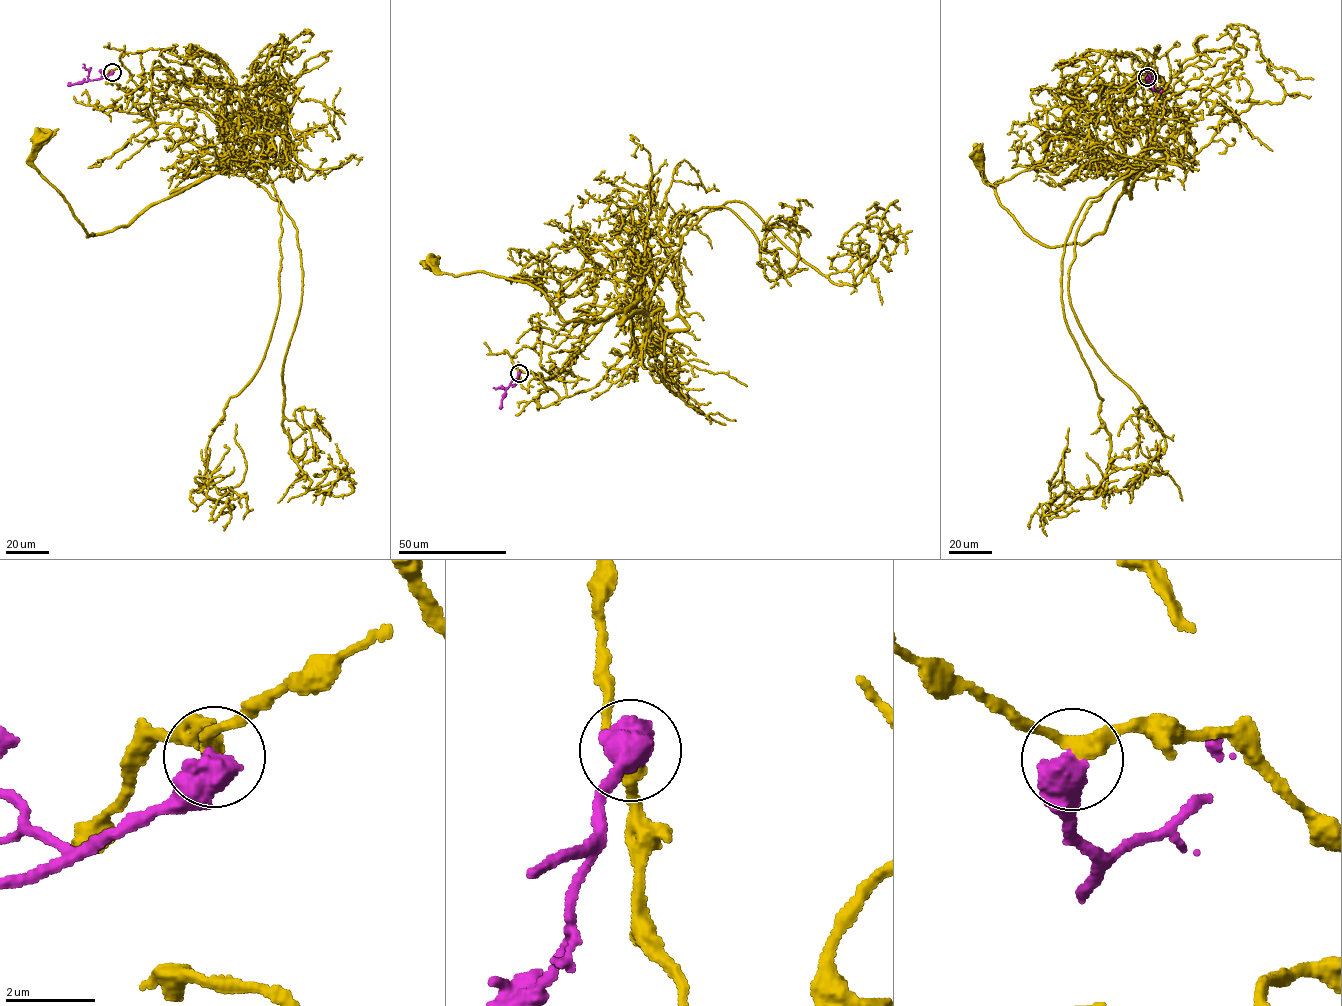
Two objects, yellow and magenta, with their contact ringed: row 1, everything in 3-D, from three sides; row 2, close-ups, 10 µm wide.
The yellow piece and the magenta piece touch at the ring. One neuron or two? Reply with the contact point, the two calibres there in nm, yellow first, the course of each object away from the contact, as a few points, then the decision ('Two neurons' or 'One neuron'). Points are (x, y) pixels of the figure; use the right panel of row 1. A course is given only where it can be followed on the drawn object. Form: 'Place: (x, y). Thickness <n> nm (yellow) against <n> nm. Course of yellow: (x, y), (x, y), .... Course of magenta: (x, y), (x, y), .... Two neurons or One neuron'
Place: (1147, 77). Thickness 280 nm (yellow) against 700 nm. Course of yellow: (1147, 78), (1167, 92), (1122, 132), (1127, 180), (1103, 231), (1084, 242), (1028, 236), (978, 154). Course of magenta: (1147, 78), (1146, 85), (1162, 90). Two neurons

